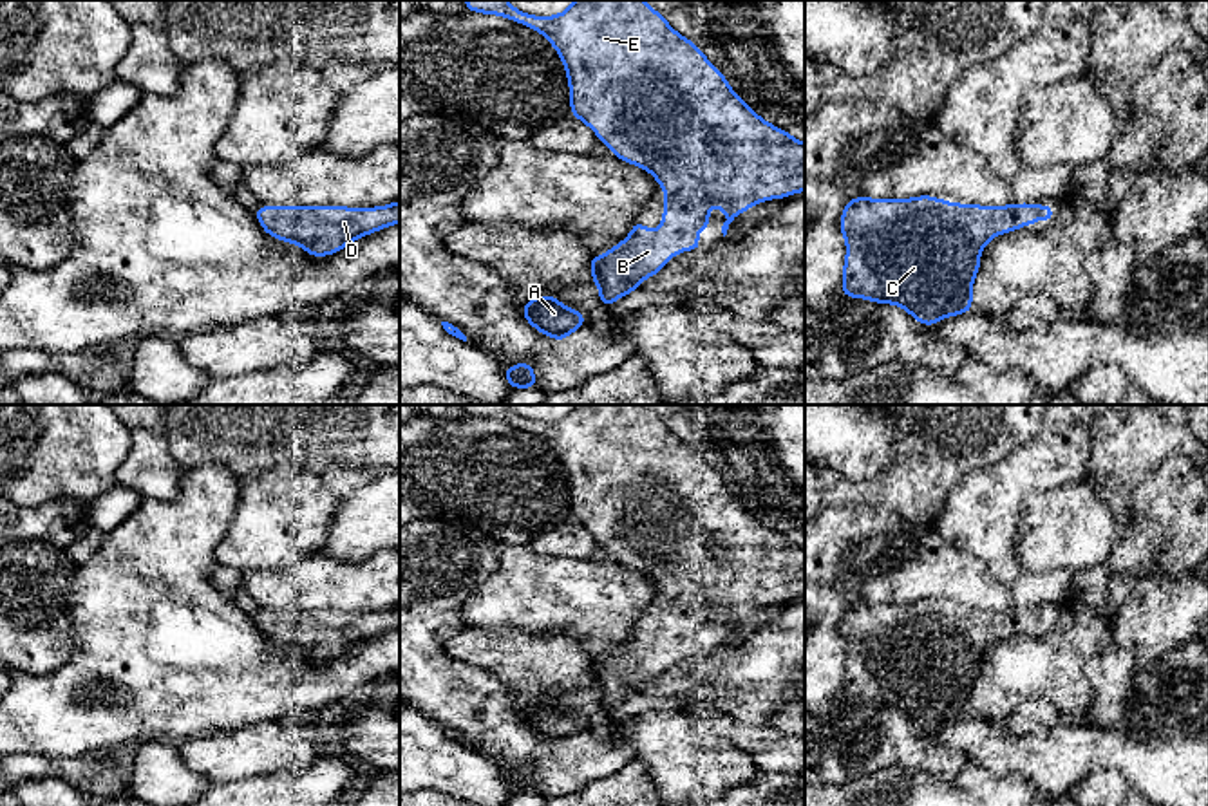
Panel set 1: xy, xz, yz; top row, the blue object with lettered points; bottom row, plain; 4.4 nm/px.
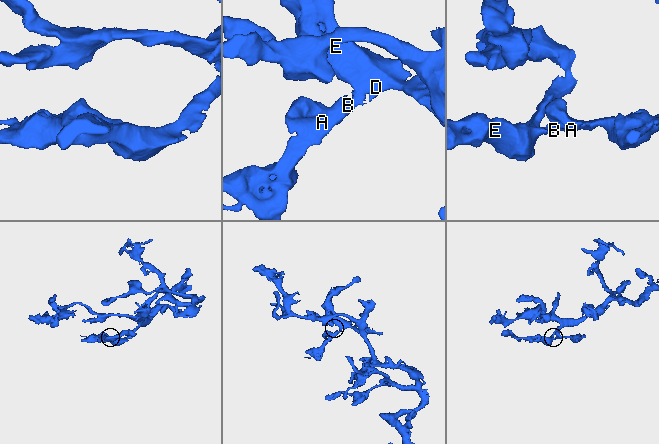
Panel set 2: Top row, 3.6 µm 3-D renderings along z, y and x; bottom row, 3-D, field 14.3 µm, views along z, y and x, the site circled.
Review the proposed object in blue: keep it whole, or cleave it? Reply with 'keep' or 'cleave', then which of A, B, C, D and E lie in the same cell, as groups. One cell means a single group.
keep | A B C D E

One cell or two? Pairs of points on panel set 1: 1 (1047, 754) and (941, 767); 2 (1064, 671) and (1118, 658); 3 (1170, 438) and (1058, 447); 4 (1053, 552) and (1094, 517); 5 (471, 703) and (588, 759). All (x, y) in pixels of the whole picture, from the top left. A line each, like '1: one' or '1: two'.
1: two
2: two
3: two
4: one
5: one

